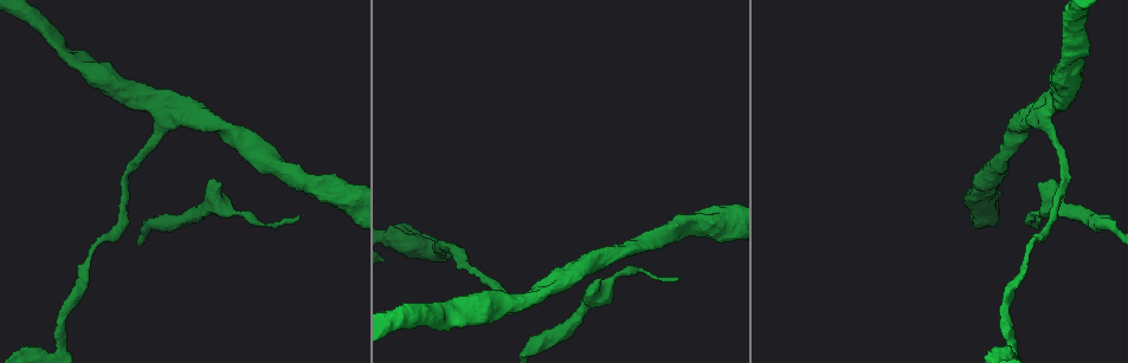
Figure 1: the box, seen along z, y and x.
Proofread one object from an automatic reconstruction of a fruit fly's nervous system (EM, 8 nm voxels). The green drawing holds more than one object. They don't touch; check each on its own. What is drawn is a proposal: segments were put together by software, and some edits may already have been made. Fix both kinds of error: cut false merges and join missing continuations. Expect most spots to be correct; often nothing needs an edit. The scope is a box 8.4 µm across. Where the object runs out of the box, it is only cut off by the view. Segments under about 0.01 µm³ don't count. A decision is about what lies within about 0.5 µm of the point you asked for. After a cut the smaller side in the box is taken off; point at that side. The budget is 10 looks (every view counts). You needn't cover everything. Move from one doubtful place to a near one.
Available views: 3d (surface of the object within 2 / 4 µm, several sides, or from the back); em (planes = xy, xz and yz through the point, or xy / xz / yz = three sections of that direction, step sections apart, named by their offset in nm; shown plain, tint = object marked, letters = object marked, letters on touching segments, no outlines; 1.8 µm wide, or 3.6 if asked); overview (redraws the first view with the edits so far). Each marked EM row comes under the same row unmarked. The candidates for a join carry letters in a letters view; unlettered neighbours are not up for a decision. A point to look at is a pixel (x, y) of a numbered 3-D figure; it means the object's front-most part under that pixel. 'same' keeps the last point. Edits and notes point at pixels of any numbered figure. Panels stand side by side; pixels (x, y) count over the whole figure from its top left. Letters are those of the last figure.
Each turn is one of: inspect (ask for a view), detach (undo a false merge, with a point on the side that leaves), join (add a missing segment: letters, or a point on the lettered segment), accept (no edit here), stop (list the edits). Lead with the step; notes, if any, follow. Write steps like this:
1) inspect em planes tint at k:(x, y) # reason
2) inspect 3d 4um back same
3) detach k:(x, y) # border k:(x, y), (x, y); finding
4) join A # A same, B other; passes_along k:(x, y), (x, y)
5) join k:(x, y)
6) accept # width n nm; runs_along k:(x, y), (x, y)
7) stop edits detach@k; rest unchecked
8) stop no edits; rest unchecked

inspect em planes tint at 1:(558, 280) # sharp bend

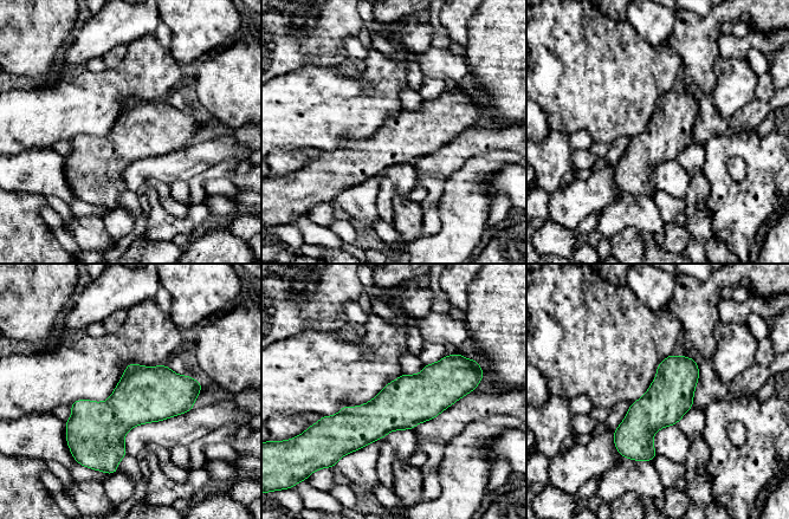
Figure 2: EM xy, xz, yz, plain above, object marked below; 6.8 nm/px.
inspect em planes letters same

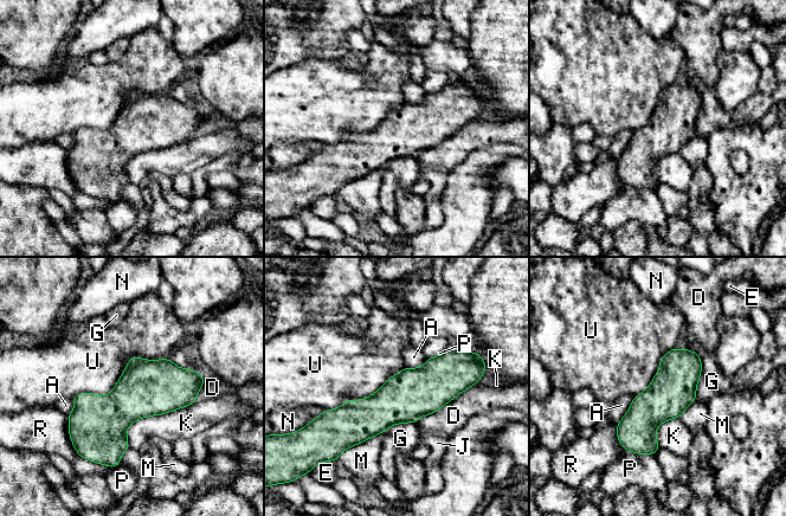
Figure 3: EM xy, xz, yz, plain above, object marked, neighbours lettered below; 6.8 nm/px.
accept # A other, D other, E other, G other, J other, K other, M other, N other, P other, R other, U other; runs_along 3:(468, 384), (330, 414); continuous, no second neuron

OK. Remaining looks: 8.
inspect em xy step 16 tint at 1:(598, 280) # branch stops here

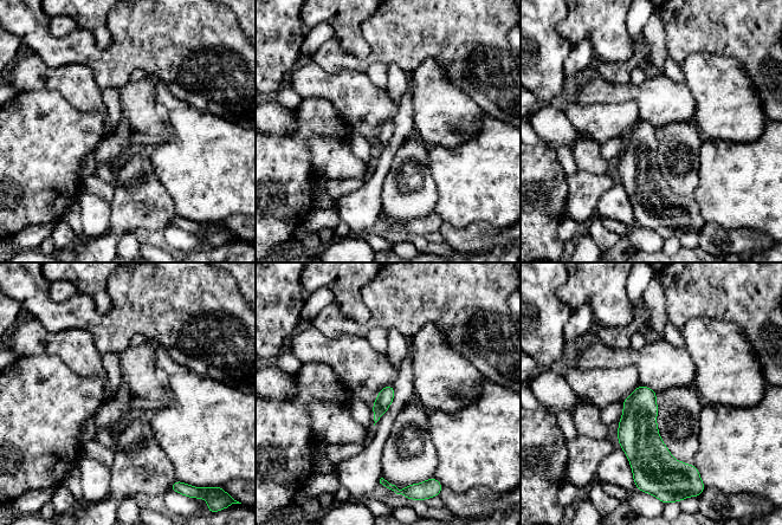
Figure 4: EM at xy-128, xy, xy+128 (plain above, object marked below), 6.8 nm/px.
inspect em planes letters same # cut it another way

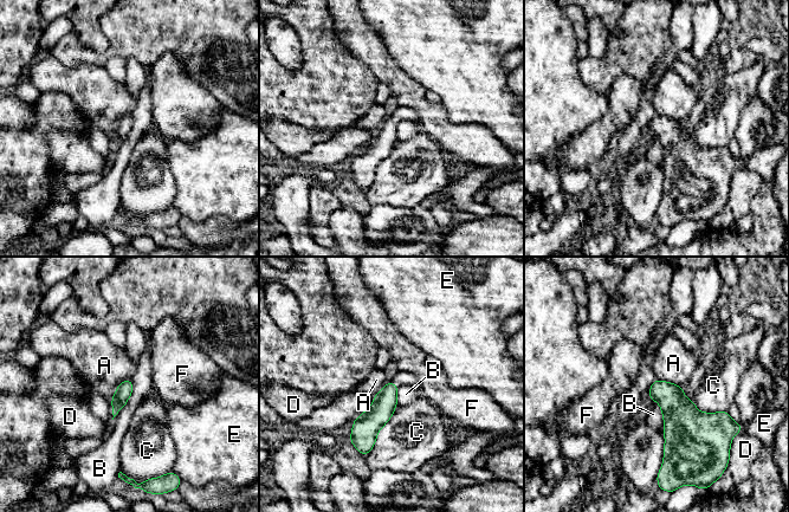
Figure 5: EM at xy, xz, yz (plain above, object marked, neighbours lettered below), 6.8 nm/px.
accept # A other, B other, C other, D other, E other, F other; runs_along 5:(392, 386), (364, 429), (363, 451); no lettered segment goes on from it

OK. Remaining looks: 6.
inspect 3d 2um at 1:(444, 255) # sudden change in width

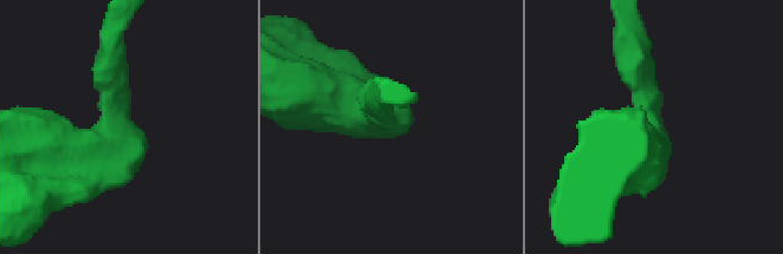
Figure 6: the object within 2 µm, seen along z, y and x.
inspect em planes tint at 6:(118, 97) # arm_widths 170, 500 nm; shape alone is not enough

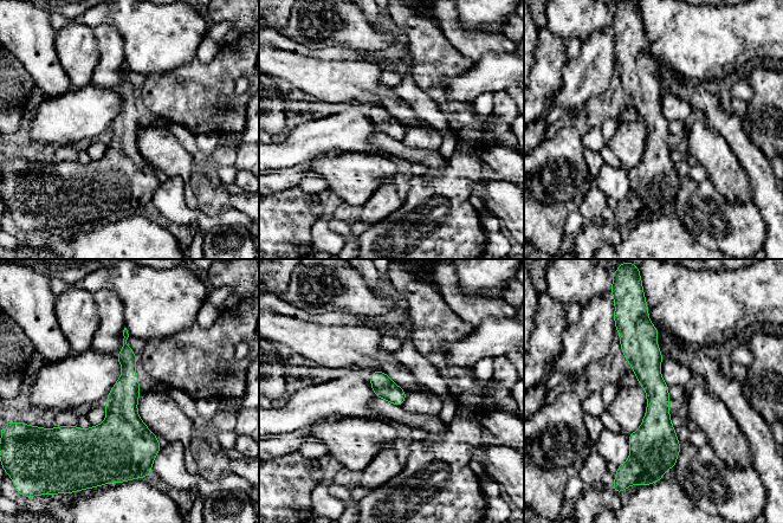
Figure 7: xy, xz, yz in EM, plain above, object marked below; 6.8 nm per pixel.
inspect em planes letters same

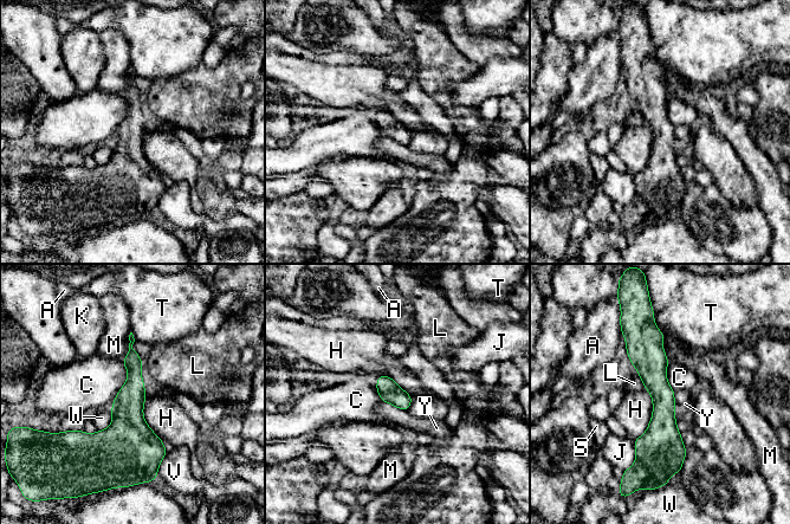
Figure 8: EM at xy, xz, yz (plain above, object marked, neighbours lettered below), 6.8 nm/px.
accept # width 150 nm; A other, C other, H other, J other, K other, L other, M other, S other, T other, V other, W other, Y other; runs_along 8:(649, 327), (661, 392), (656, 467); continuous, no second neuron

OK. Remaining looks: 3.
inspect em planes letters at 1:(1037, 217)

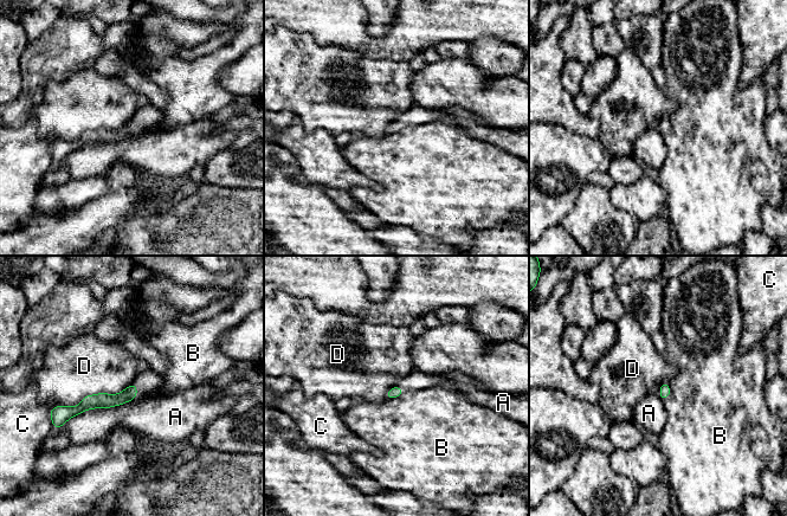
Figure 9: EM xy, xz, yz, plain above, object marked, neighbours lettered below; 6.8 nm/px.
accept # A other, B other, C other, D other; runs_along 9:(134, 388), (65, 413); none of them fits

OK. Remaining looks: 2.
stop no edits; rest unchecked

